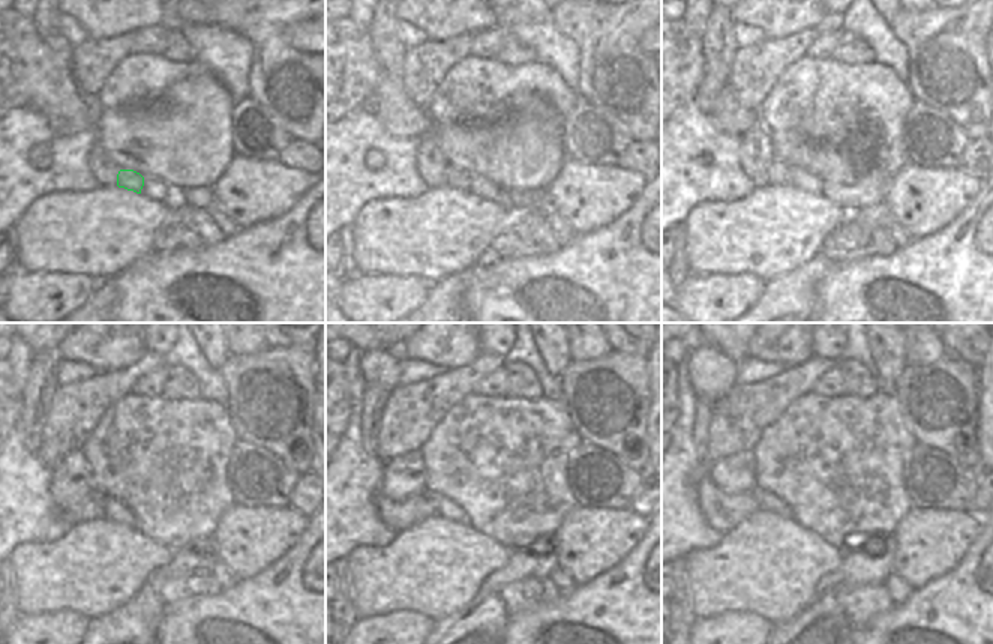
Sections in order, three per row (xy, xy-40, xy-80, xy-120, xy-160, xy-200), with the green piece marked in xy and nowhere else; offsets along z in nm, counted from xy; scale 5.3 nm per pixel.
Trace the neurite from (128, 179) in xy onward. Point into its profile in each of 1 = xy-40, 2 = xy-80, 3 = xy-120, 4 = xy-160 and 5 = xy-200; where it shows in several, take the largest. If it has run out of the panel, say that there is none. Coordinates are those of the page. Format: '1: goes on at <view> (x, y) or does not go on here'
1: goes on at xy-40 (459, 179)
2: goes on at xy-80 (777, 173)
3: goes on at xy-120 (93, 506)
4: goes on at xy-160 (398, 517)
5: goes on at xy-200 (722, 511)

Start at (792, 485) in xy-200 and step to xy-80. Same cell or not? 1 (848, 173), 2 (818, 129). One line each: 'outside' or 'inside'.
1: outside
2: inside

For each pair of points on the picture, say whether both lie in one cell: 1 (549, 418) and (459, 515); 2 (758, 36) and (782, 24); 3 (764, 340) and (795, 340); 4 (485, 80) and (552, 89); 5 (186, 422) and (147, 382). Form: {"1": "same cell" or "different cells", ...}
{"1": "different cells", "2": "different cells", "3": "same cell", "4": "same cell", "5": "different cells"}

